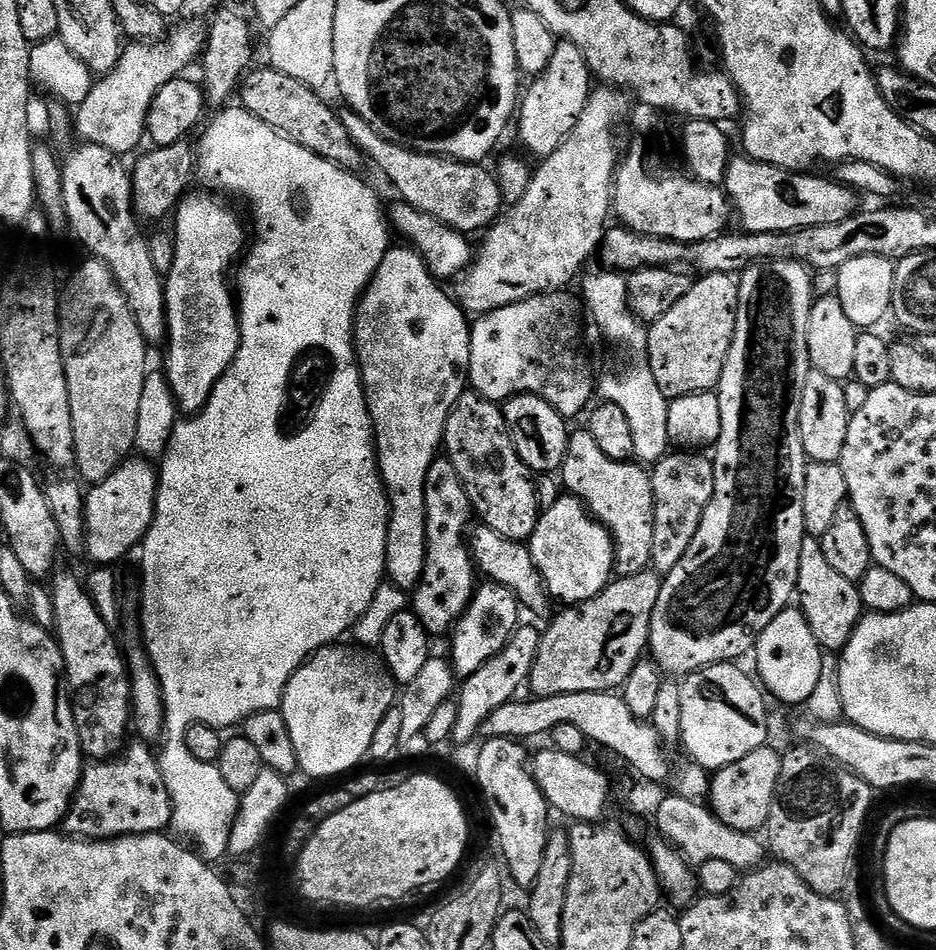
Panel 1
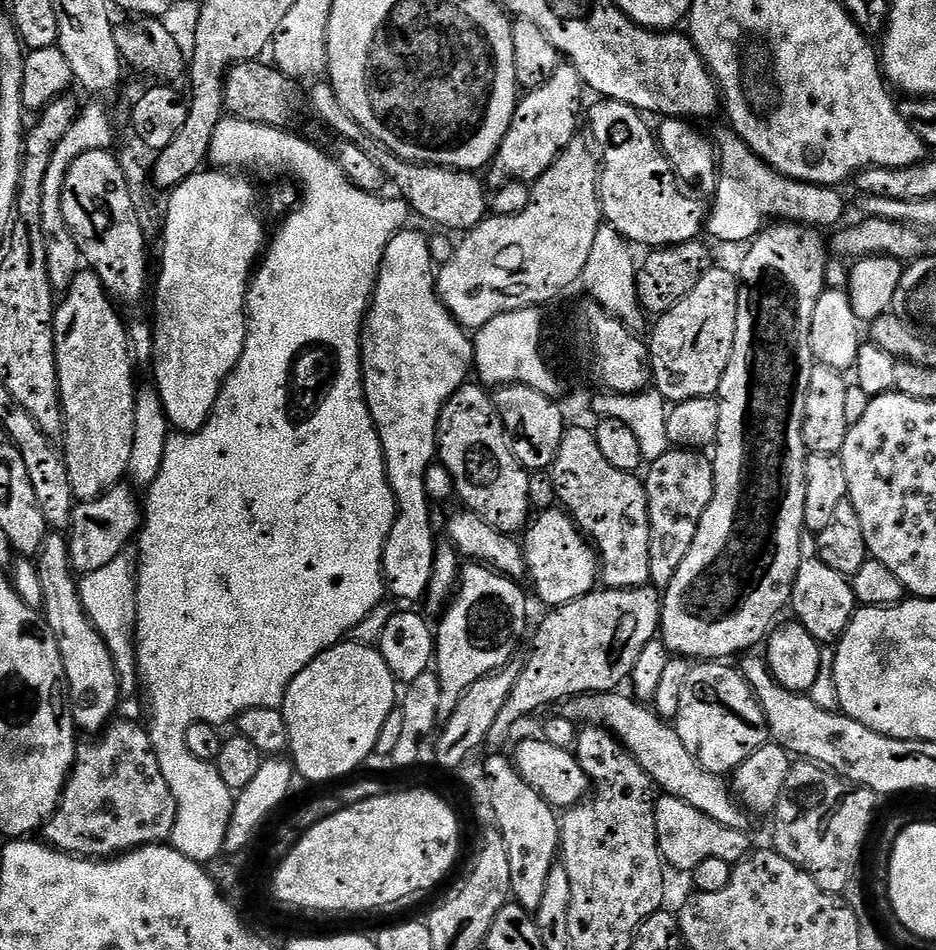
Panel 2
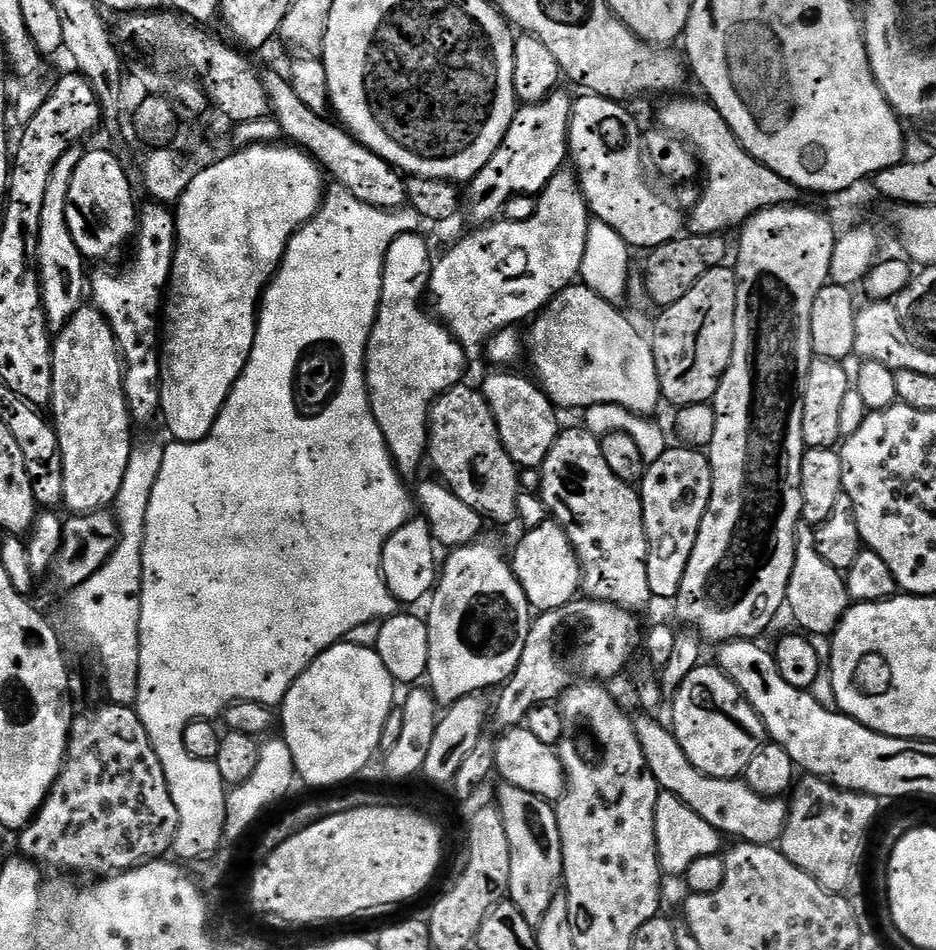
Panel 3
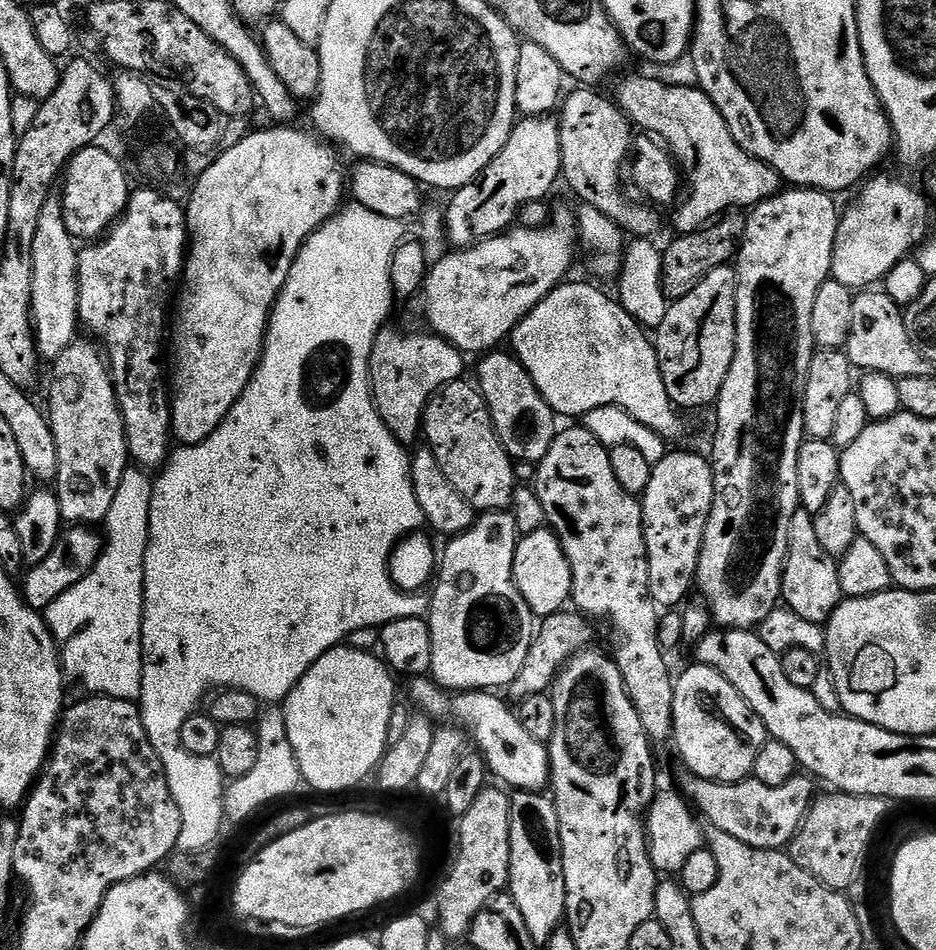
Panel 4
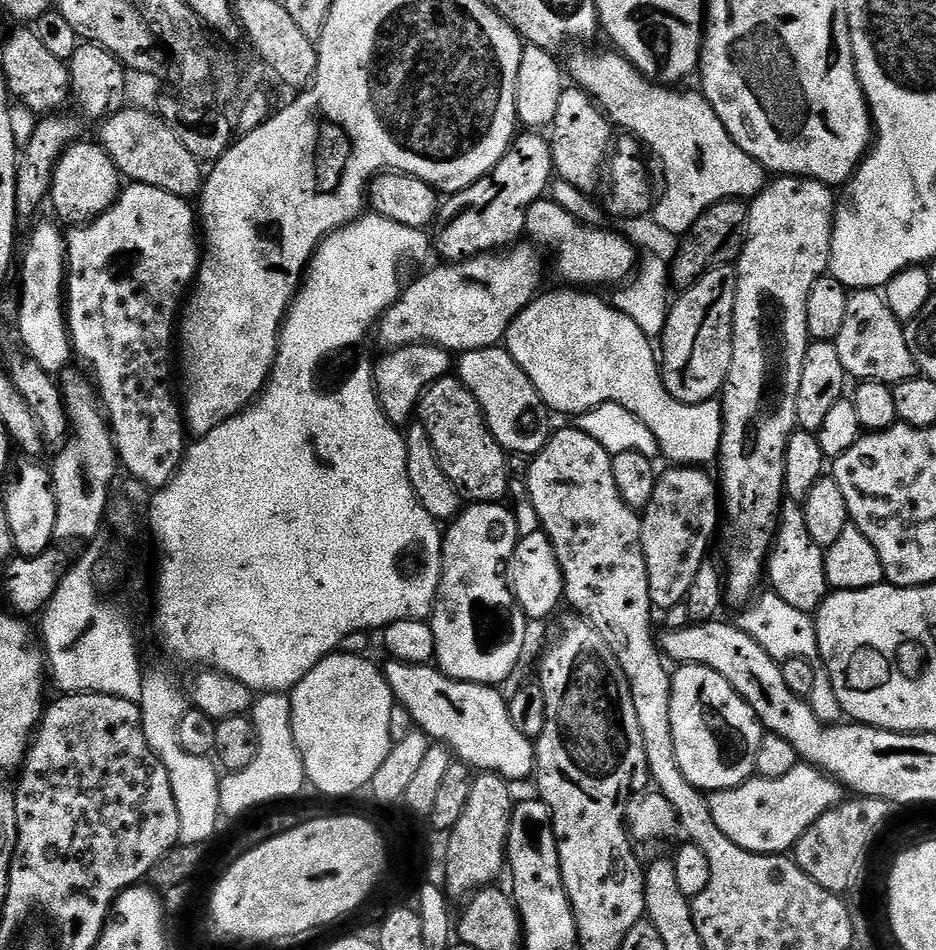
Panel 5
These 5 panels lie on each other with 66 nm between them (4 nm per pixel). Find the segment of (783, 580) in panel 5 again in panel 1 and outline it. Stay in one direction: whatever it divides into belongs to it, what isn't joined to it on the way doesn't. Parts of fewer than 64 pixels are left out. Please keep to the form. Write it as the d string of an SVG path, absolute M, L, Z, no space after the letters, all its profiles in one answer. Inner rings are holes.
M805 535L802 542L796 590L798 607L804 613L806 622L810 622L810 630L814 630L814 638L818 638L821 648L825 653L843 652L866 609L859 587L831 568L830 562L826 562L826 554L822 554L819 539L815 536Z

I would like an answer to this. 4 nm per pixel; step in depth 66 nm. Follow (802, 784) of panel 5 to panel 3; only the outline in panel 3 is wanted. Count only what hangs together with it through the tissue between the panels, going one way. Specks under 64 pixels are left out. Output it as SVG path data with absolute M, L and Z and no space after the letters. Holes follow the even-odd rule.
M640 714L640 717L638 715L635 717L634 723L638 742L642 742L642 750L648 763L648 769L654 774L661 789L674 794L674 798L678 798L683 804L690 806L690 810L694 810L694 814L701 816L705 822L710 822L710 826L714 826L725 837L736 836L732 838L739 838L745 844L775 845L786 826L788 800L769 798L758 794L742 778L727 780L726 778L710 778L706 774L702 774L702 770L695 768L690 762L690 758L686 758L686 754L682 754L682 746L678 746L678 738L672 732L671 727L667 723L659 724L655 720L656 718L652 714Z

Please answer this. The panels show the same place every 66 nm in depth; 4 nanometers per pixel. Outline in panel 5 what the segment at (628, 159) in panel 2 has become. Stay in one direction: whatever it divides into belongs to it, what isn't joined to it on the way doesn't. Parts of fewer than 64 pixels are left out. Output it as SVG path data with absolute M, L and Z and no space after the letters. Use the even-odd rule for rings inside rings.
M575 86L565 87L550 129L553 173L559 179L561 176L570 187L577 188L580 192L588 192L584 194L592 194L592 191L602 184L606 153L614 140L612 132L614 133L613 125L591 96Z

